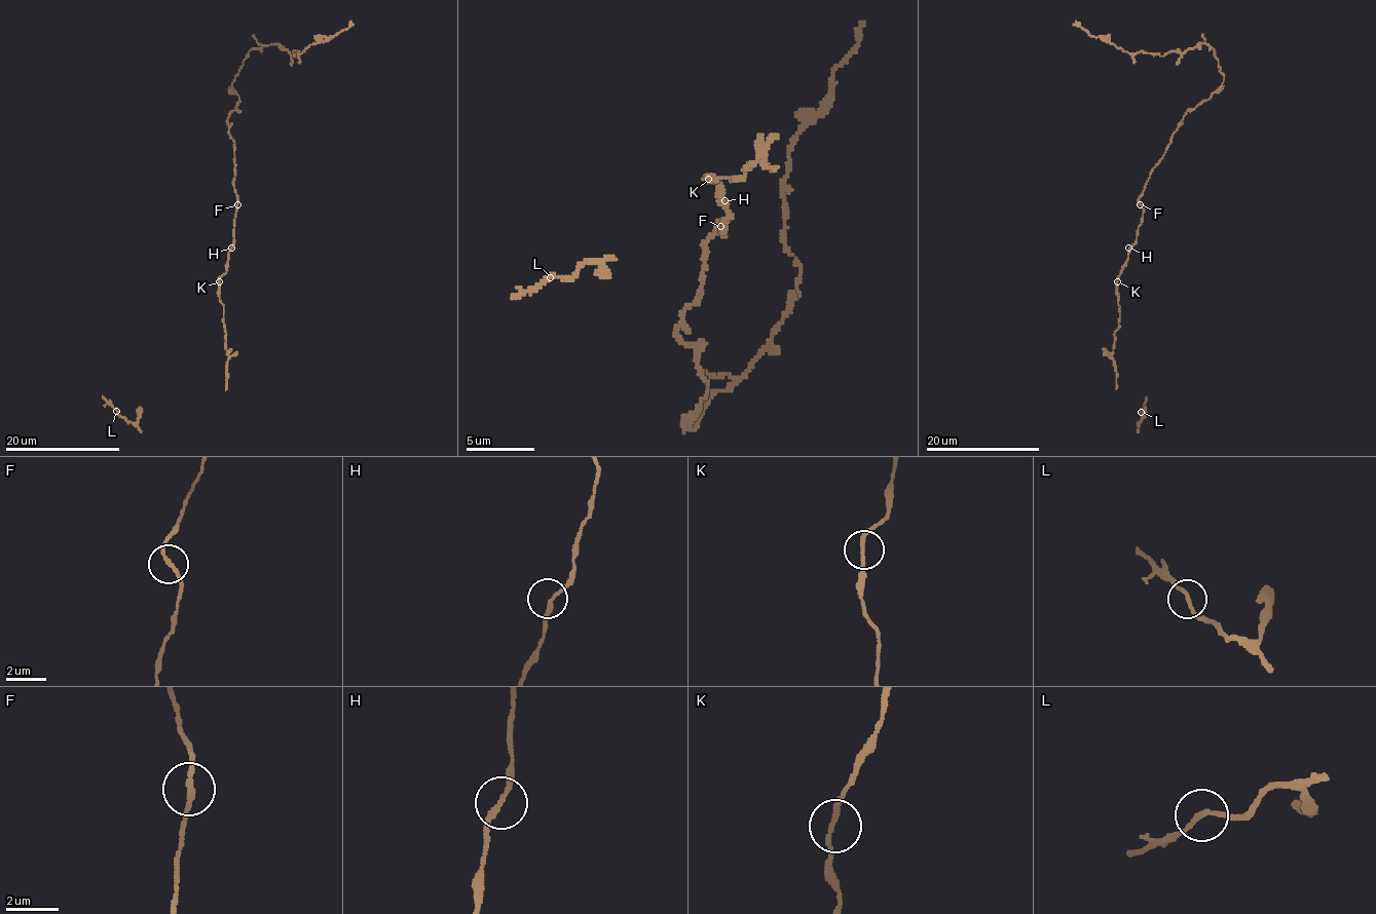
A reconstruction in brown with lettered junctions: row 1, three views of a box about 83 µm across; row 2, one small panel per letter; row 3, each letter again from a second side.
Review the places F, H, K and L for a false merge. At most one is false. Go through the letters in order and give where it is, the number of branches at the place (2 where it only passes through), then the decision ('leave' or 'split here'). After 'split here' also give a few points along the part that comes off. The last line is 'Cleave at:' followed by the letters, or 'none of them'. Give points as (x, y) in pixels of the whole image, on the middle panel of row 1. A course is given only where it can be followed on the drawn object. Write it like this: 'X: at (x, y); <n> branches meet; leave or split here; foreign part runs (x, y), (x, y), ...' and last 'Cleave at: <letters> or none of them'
F: at (720, 226); 2 branches meet; leave
H: at (724, 200); 2 branches meet; leave
K: at (708, 179); 2 branches meet; leave
L: at (550, 277); 2 branches meet; leave
Cleave at: none of them

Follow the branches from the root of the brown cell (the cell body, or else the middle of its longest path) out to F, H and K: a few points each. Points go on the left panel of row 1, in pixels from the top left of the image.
F: (233, 178), (236, 205)
H: (233, 178), (236, 203), (231, 248)
K: (233, 178), (236, 198), (234, 242), (230, 248), (228, 266), (219, 281)

